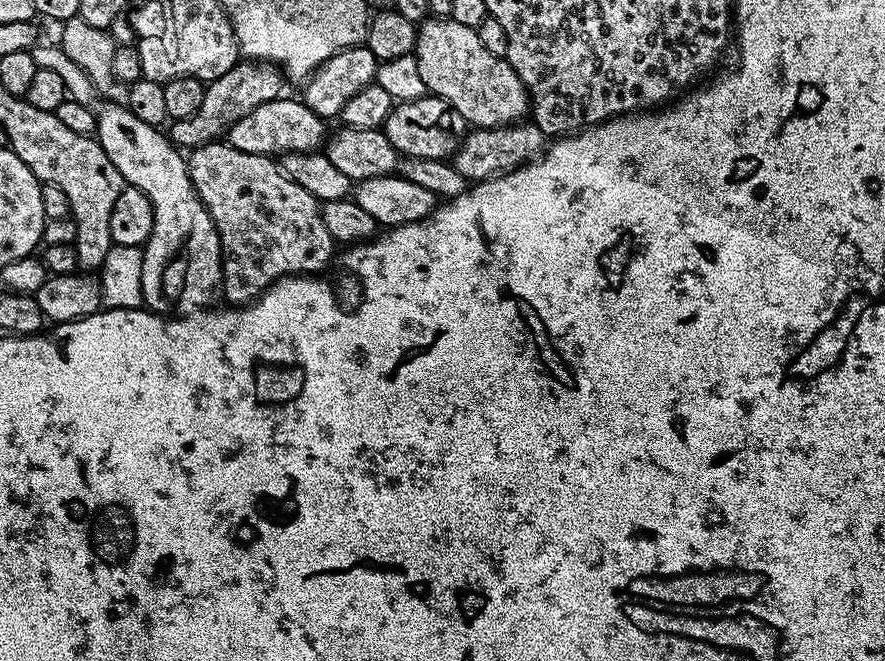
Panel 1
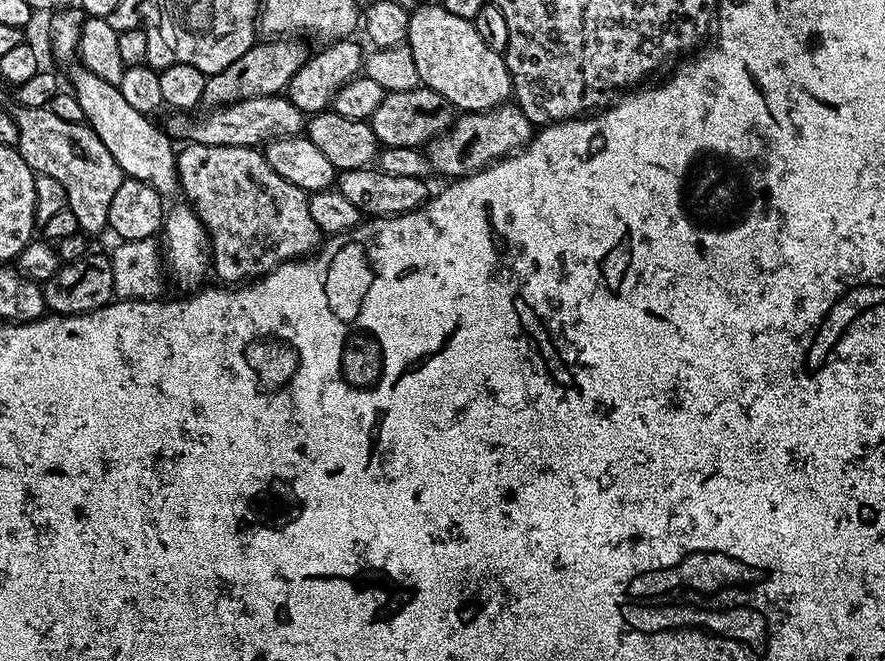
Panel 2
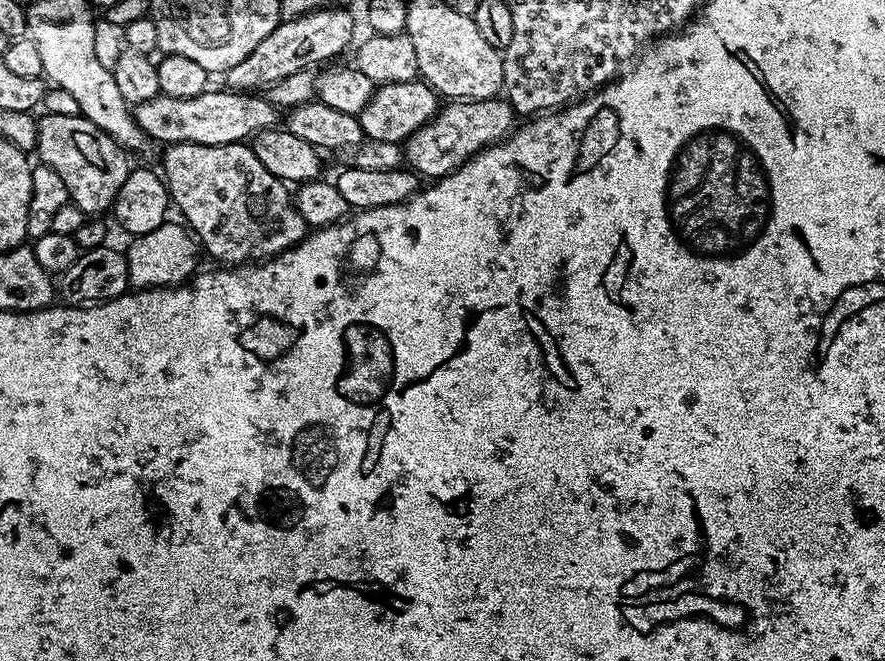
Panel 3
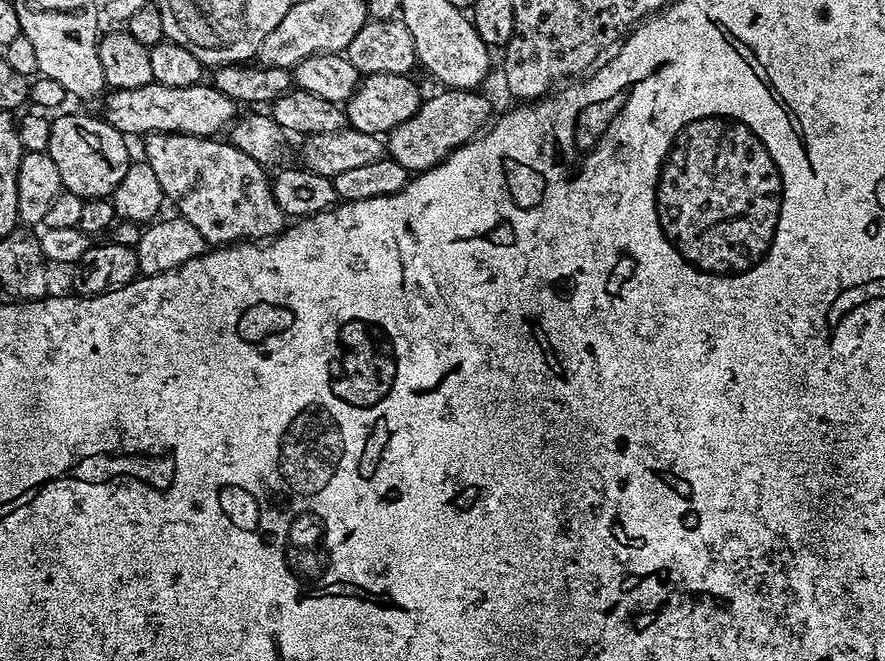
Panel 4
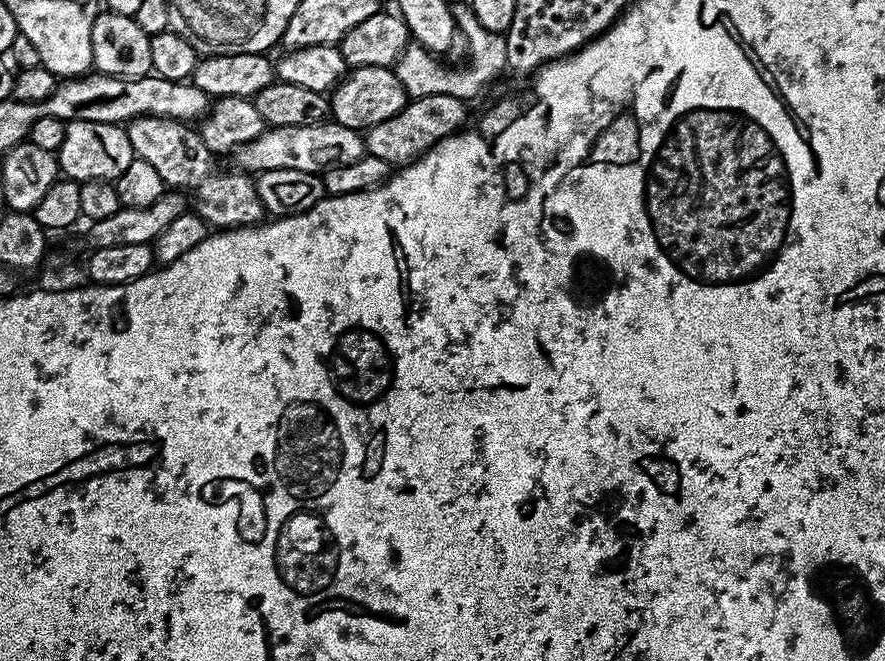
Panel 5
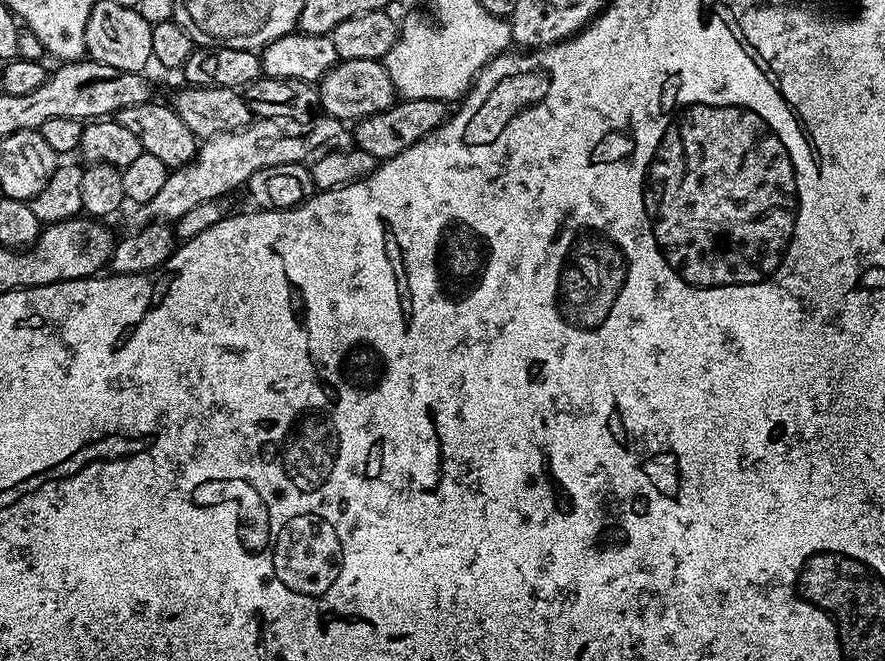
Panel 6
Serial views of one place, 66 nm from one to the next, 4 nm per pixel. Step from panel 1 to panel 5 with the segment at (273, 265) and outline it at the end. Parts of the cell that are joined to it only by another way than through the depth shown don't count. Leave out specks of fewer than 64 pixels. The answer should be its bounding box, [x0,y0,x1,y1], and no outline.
[126,116,265,229]

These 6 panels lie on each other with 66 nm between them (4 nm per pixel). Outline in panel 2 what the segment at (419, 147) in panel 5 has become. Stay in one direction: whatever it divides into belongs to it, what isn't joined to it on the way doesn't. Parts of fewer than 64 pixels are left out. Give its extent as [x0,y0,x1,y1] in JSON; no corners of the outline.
[426,102,534,178]

